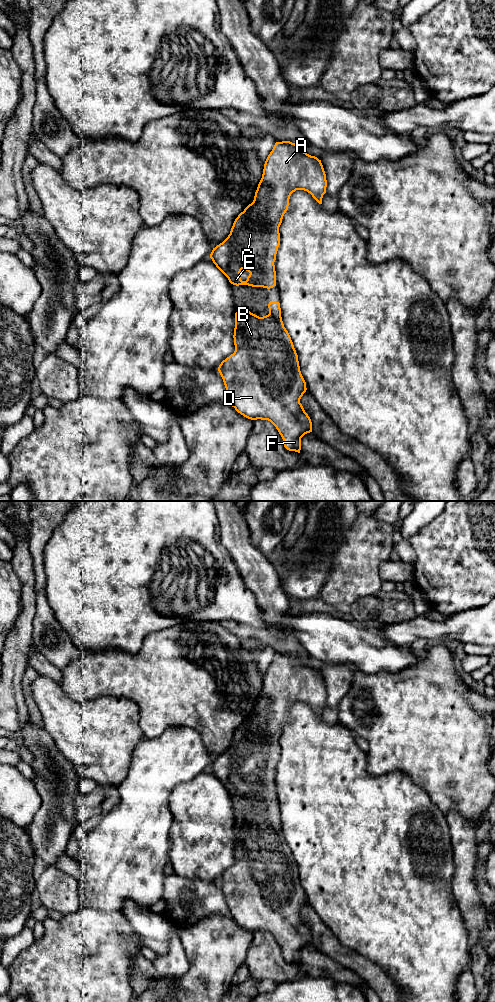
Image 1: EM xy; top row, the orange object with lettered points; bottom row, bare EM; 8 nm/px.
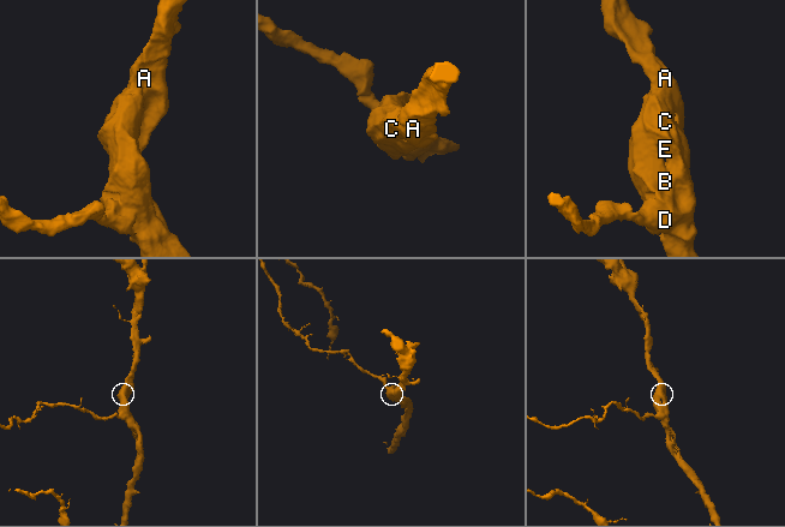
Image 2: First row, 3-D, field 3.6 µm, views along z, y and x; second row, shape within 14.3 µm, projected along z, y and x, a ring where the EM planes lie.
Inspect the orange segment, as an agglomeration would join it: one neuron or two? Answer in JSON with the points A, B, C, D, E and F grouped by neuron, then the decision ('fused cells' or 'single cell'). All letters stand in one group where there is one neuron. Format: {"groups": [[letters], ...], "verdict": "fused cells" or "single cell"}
{"groups": [["A", "B", "C", "D", "E", "F"]], "verdict": "single cell"}

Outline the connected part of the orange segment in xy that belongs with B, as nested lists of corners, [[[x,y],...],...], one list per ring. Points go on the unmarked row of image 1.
[[[270,813],[269,826],[259,829],[238,819],[235,825],[235,863],[221,874],[218,883],[229,908],[229,916],[251,932],[268,932],[278,942],[284,959],[300,965],[301,950],[312,944],[312,934],[300,911],[306,904],[298,867],[284,839],[279,814]]]

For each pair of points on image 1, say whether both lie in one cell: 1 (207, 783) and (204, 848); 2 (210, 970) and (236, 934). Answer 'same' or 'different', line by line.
1: same
2: same

